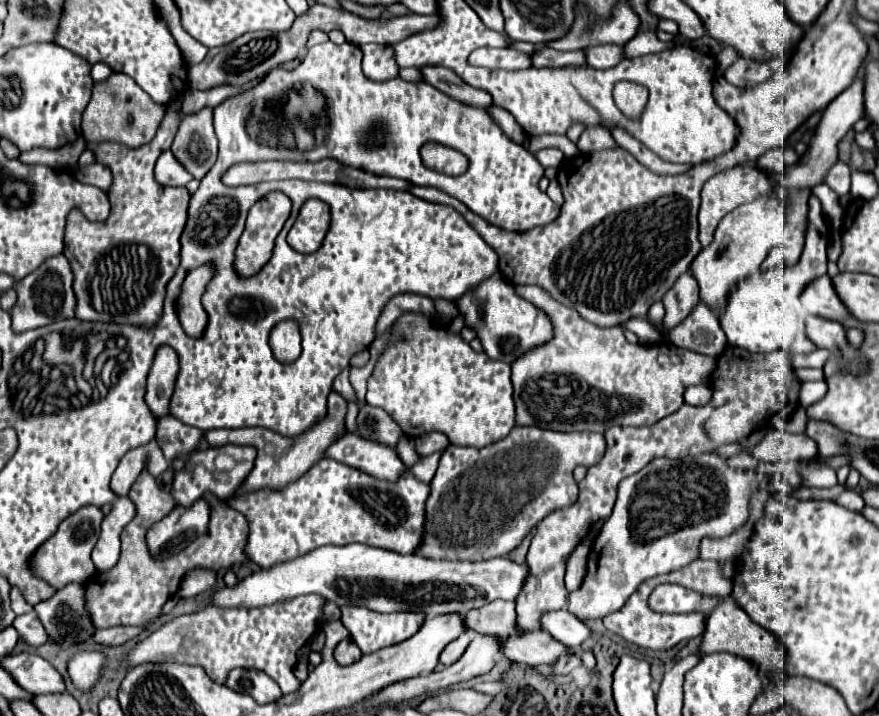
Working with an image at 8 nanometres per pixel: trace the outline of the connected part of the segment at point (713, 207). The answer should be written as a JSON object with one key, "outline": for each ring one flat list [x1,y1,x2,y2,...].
{"outline":[[736,166,736,168,728,168,726,172,718,172,716,176,712,176,704,188,702,188,702,204,700,204,700,216,698,216,698,222,700,222,700,232,698,232,698,238,700,238,700,244,702,246,708,246,712,242,712,236,714,236,714,230,716,230,716,224,728,214,732,212,734,208,742,206,742,204,748,204,760,196,766,196,770,194,770,190,774,190,774,180,768,172,760,170,760,168,742,168,742,166]]}

